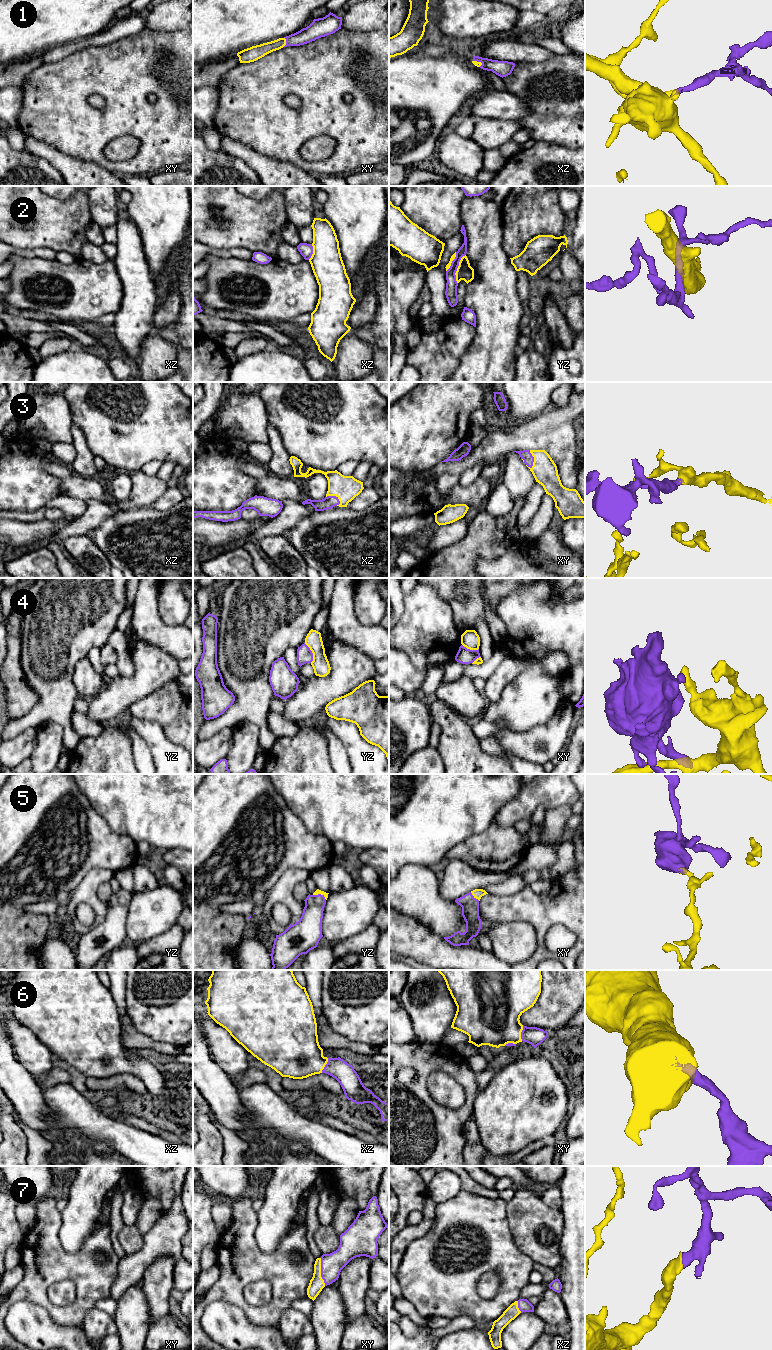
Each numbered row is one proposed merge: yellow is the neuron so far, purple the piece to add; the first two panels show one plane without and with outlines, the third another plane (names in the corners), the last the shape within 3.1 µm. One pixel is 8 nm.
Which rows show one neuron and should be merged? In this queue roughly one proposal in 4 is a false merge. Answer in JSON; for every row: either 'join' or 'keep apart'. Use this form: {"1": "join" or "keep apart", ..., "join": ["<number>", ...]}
{"1": "join", "2": "keep apart", "3": "join", "4": "keep apart", "5": "join", "6": "join", "7": "join", "join": ["1", "3", "5", "6", "7"]}

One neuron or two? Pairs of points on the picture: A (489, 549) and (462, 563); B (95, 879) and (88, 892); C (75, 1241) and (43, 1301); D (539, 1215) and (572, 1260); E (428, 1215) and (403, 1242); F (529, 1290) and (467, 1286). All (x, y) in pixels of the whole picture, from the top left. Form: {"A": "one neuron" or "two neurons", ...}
{"A": "one neuron", "B": "one neuron", "C": "two neurons", "D": "two neurons", "E": "one neuron", "F": "two neurons"}

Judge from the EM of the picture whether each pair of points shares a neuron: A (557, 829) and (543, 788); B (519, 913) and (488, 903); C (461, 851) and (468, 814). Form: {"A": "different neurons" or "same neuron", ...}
{"A": "different neurons", "B": "same neuron", "C": "different neurons"}

